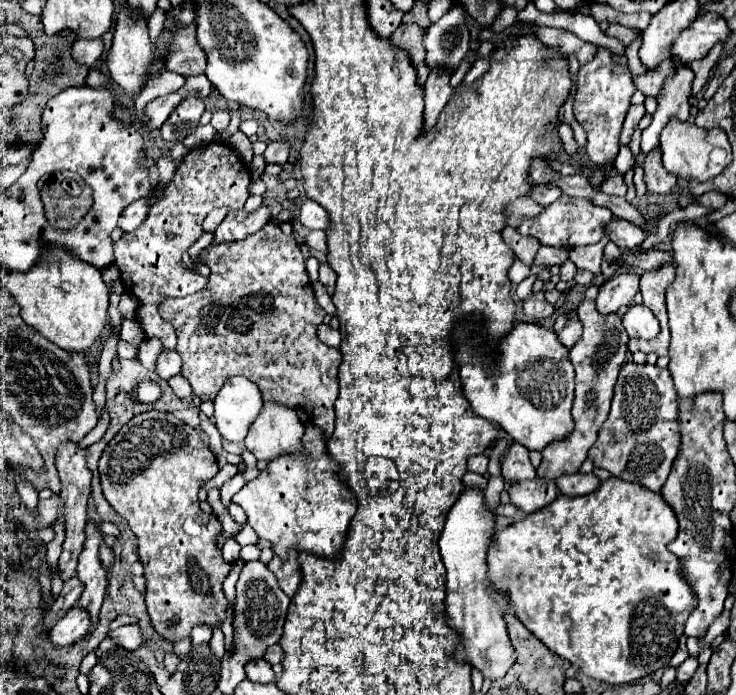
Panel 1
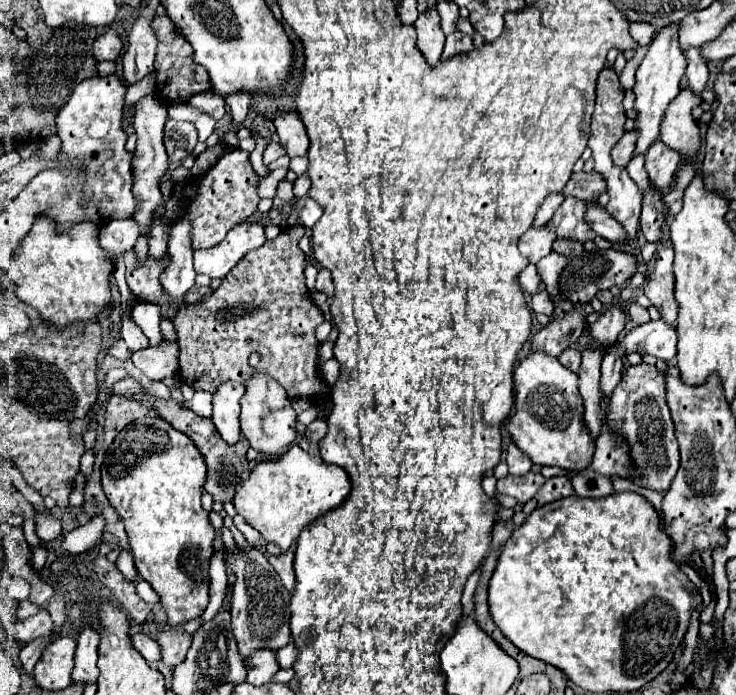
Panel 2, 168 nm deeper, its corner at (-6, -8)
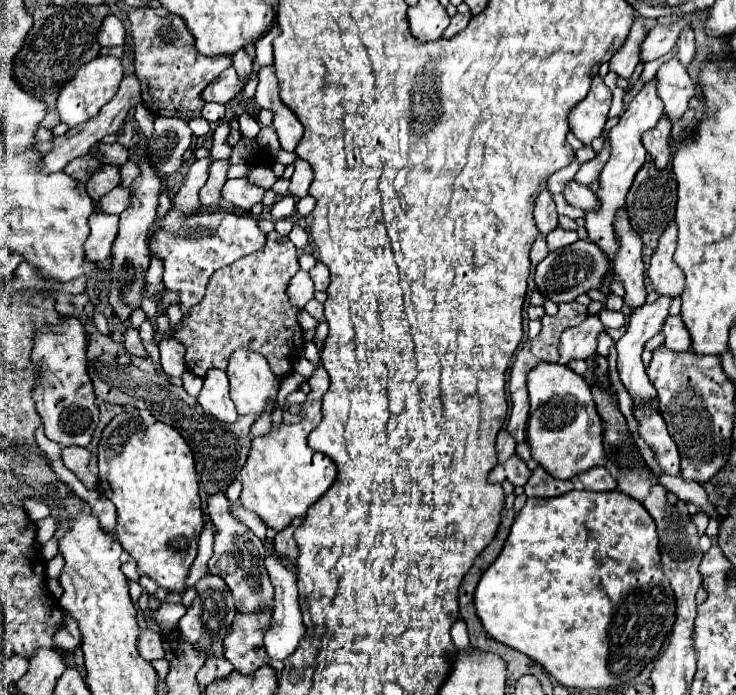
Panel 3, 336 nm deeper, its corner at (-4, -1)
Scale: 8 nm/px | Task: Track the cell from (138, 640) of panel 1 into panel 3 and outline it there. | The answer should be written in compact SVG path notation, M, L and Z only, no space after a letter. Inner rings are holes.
M146 629L140 633L140 641L138 641L138 651L140 655L152 663L156 659L164 659L164 649L162 649L162 643L160 643L160 633L152 631L152 629Z

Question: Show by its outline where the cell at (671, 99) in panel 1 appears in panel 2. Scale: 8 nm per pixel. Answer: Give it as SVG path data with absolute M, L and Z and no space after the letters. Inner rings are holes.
M688 48L686 56L688 56L688 68L686 68L686 76L681 80L681 87L688 86L694 94L700 94L708 82L706 62L702 62L698 48Z

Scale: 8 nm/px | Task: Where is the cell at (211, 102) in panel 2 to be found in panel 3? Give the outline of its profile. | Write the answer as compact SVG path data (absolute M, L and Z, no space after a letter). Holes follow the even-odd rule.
M228 67L228 71L220 73L220 77L216 81L212 81L206 89L204 89L204 99L206 101L214 101L214 103L228 103L230 99L234 99L236 95L242 93L244 85L250 81L252 75L248 75L246 79L240 79L234 67Z

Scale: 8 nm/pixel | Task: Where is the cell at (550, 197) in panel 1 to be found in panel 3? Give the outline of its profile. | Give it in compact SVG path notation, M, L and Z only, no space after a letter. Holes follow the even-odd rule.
M606 139L606 143L604 143L602 151L600 151L592 161L586 161L586 163L580 165L580 171L576 173L574 179L576 179L578 183L590 185L592 181L598 179L598 175L600 175L600 171L602 171L602 167L604 167L606 161L608 161L608 139Z

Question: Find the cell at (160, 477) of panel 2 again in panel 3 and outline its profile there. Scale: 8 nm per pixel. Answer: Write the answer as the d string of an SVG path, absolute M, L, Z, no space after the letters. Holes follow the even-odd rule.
M124 411L102 431L98 445L98 471L98 487L102 487L102 495L116 505L116 535L124 551L130 553L138 567L160 587L184 593L184 579L198 555L198 537L204 527L194 455L184 437L174 427L156 421L148 411Z

